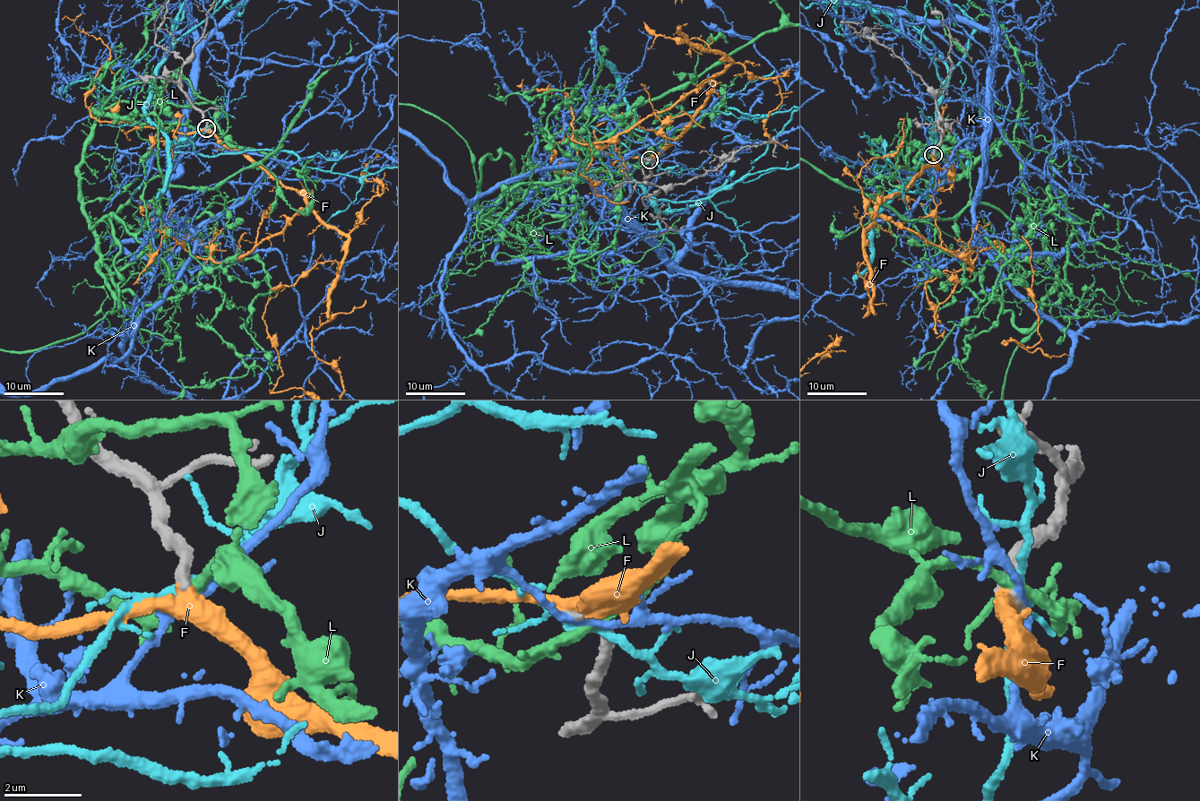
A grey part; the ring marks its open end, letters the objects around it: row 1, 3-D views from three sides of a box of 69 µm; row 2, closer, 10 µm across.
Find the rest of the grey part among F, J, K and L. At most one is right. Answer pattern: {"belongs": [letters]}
{"belongs": ["F"]}

